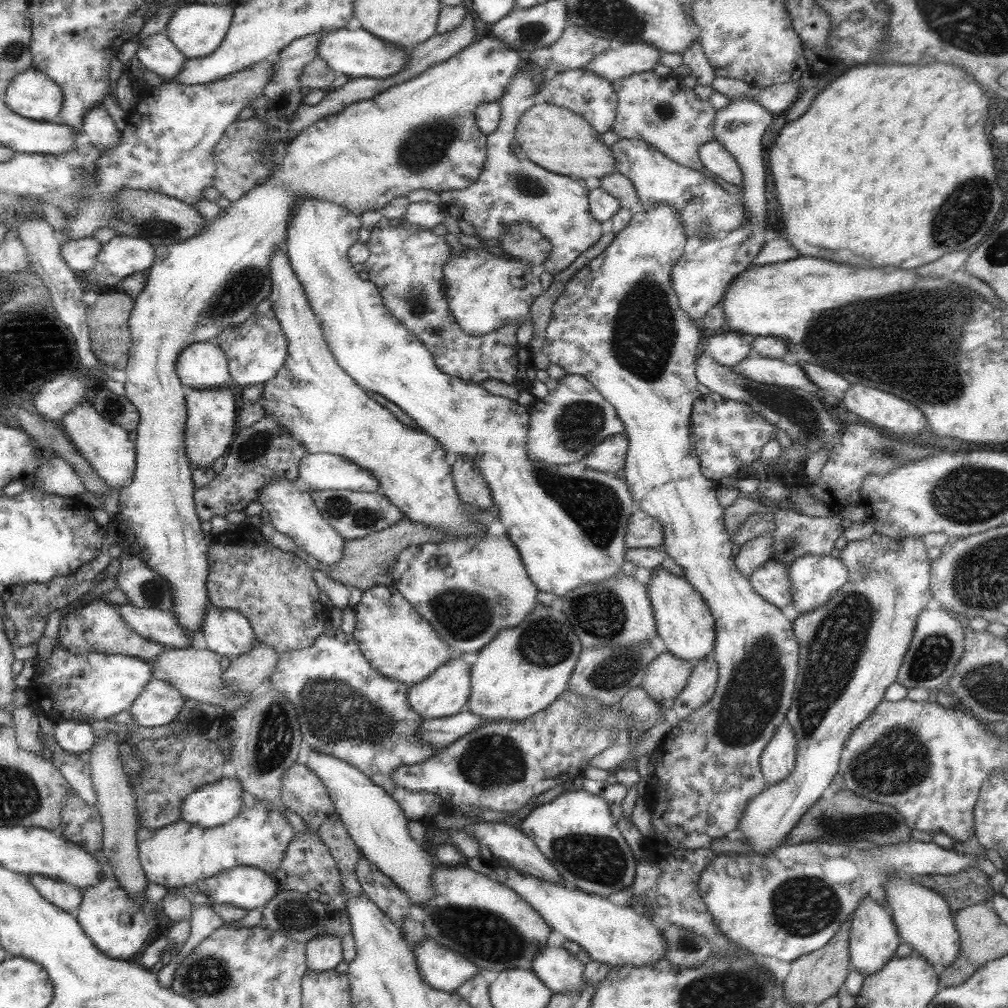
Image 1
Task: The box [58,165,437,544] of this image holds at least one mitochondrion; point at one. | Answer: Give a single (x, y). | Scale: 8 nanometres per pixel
(243, 288)

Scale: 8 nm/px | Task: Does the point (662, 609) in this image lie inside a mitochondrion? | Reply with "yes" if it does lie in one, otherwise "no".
no

